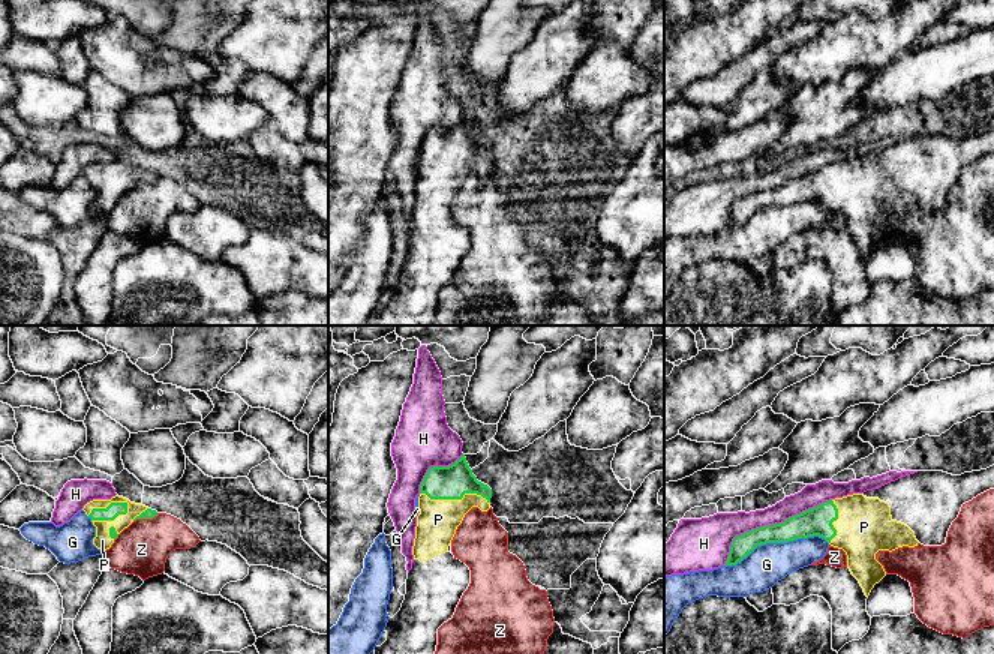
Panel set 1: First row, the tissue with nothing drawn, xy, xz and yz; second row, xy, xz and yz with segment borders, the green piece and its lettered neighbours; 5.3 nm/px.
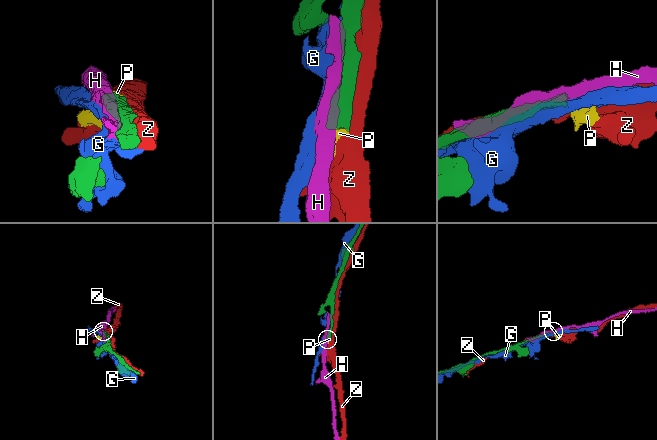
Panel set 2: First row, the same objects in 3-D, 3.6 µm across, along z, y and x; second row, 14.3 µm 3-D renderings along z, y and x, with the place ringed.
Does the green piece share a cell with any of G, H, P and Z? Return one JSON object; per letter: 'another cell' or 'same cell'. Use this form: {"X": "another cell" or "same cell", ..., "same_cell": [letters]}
{"G": "another cell", "H": "another cell", "P": "same cell", "Z": "another cell", "same_cell": ["P"]}

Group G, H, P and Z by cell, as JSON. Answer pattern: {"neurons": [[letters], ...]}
{"neurons": [["G"], ["H"], ["P"], ["Z"]]}

